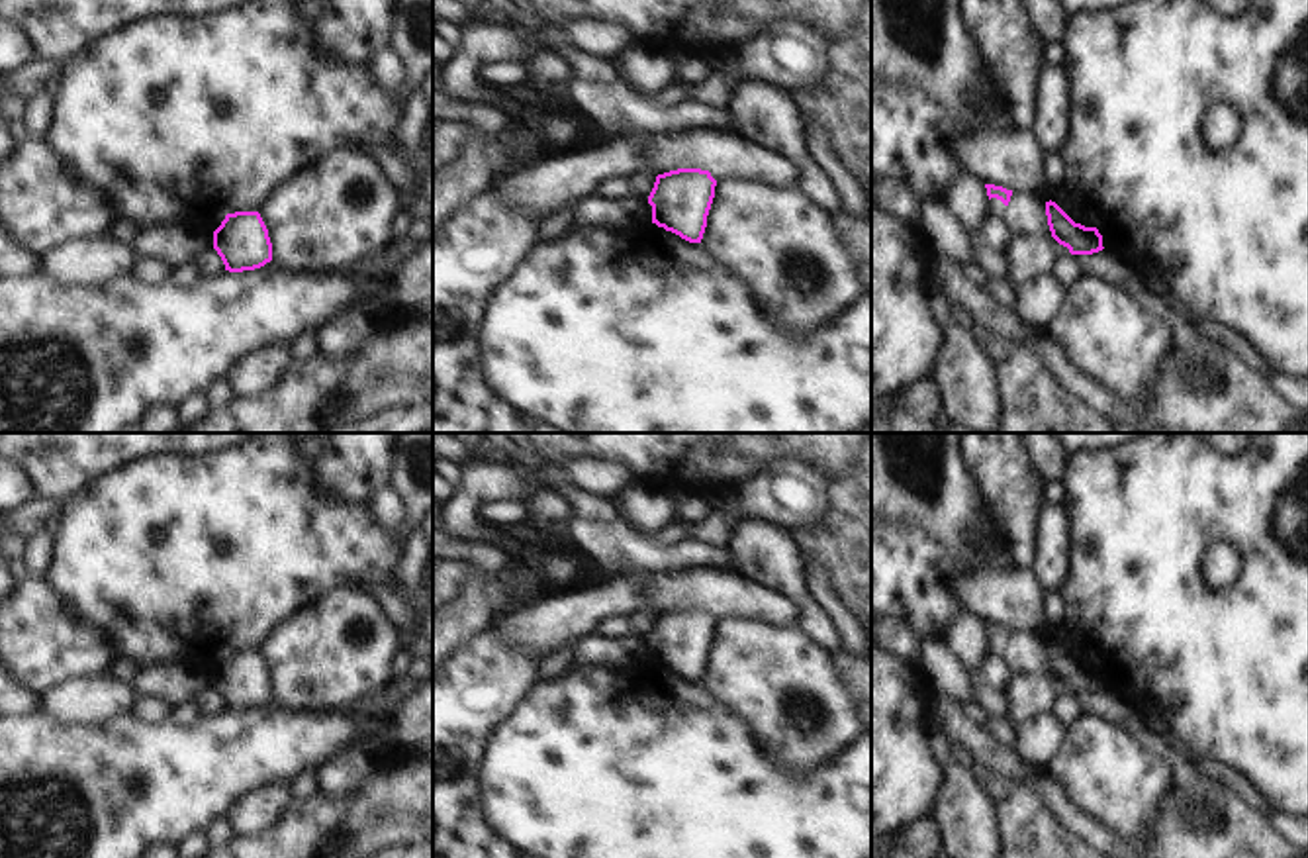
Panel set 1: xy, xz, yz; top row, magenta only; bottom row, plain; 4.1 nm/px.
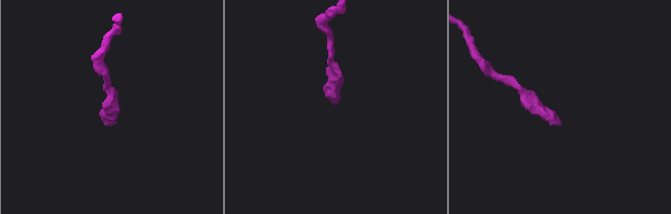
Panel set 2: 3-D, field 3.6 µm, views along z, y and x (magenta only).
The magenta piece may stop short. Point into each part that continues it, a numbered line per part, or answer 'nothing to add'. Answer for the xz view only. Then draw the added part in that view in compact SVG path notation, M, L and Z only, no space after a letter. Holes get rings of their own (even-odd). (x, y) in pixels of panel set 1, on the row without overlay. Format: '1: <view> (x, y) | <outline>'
nothing to add

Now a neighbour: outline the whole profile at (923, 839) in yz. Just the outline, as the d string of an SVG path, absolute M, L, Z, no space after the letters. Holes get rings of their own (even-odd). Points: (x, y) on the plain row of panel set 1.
M934 817L914 823L901 844L916 858L944 858L944 840Z

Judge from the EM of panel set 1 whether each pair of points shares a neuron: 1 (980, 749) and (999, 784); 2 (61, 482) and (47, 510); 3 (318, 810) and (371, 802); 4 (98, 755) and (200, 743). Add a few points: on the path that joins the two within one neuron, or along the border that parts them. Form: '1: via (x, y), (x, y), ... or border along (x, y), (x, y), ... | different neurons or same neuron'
1: border along (976, 761), (1027, 786) | different neurons
2: border along (34, 496), (63, 502) | different neurons
3: via (331, 810), (357, 810) | same neuron
4: via (124, 755), (175, 755) | same neuron

